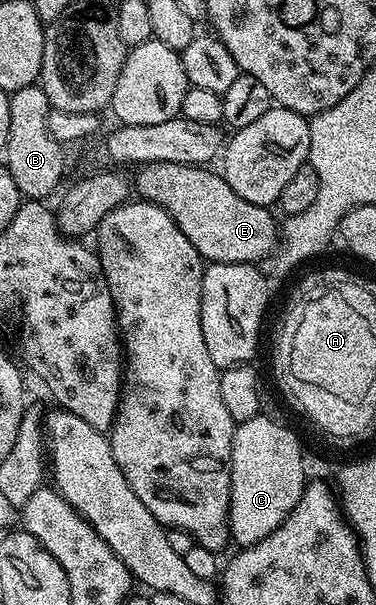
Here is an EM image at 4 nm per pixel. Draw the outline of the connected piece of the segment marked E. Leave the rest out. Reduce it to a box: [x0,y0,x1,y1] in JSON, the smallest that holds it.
[135,163,279,263]

